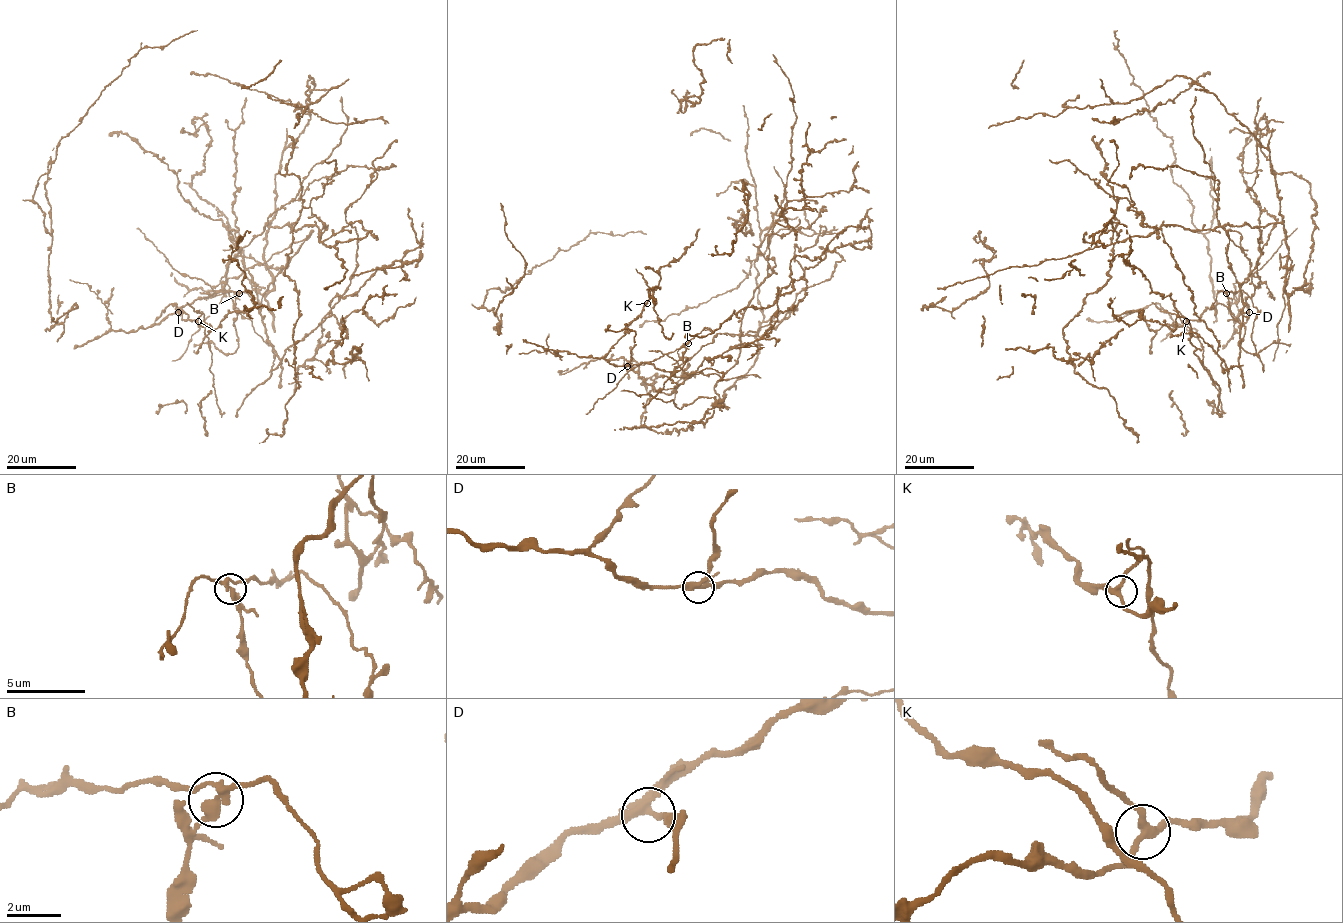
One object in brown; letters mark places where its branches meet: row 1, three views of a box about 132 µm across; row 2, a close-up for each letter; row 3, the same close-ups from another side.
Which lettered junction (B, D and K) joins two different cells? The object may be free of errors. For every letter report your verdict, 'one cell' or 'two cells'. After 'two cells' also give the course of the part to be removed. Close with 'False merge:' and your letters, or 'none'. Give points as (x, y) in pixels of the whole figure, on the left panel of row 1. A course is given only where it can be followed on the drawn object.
B: two cells; foreign part runs (238, 293), (215, 291), (200, 279), (183, 276), (137, 228)
D: one cell
K: one cell
False merge: B

